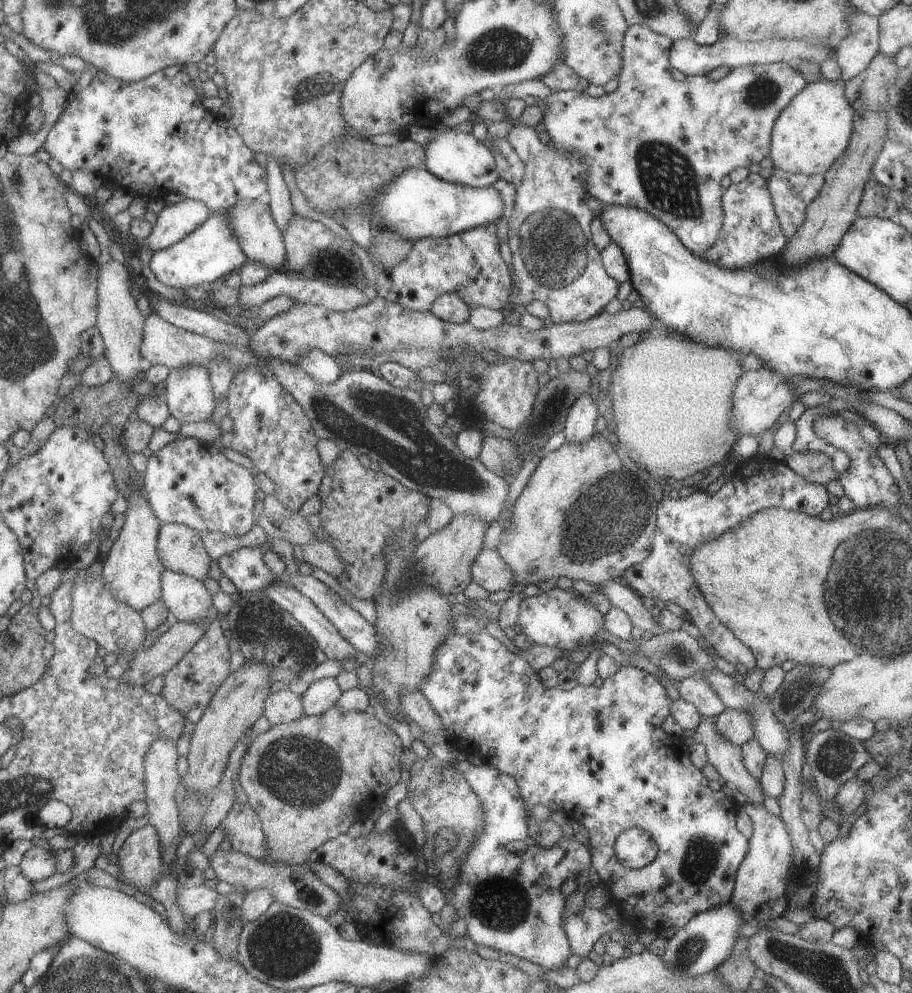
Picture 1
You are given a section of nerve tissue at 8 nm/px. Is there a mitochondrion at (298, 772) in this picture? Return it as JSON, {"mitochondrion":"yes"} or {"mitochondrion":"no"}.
{"mitochondrion":"yes"}

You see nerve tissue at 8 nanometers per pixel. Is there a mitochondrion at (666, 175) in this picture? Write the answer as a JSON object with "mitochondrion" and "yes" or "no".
{"mitochondrion":"yes"}

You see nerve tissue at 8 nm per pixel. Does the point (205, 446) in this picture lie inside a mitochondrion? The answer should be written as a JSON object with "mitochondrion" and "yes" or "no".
{"mitochondrion":"no"}

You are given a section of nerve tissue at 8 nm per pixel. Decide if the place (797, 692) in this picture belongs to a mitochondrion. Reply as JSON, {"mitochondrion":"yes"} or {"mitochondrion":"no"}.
{"mitochondrion":"yes"}

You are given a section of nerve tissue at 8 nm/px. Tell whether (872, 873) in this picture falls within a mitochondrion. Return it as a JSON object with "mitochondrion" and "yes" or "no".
{"mitochondrion":"yes"}

